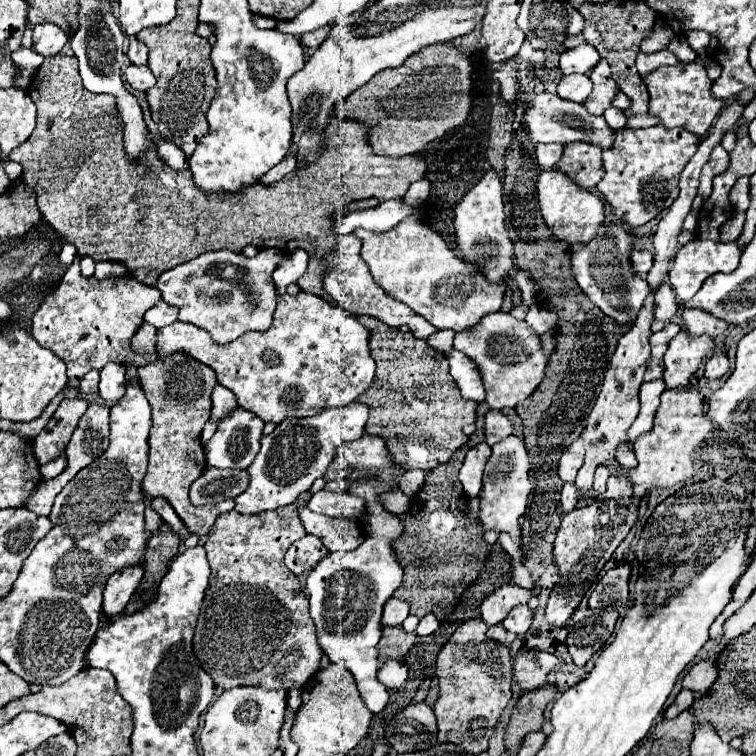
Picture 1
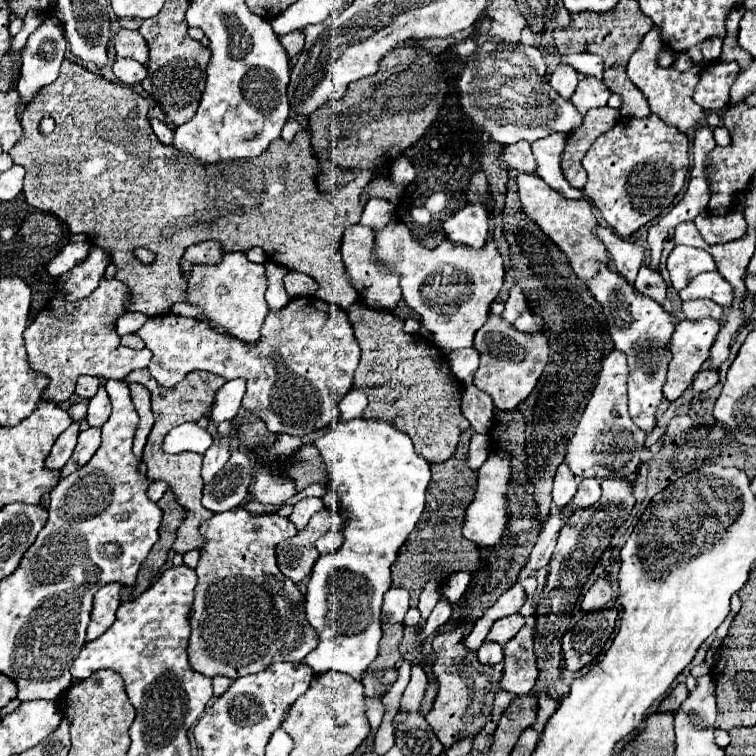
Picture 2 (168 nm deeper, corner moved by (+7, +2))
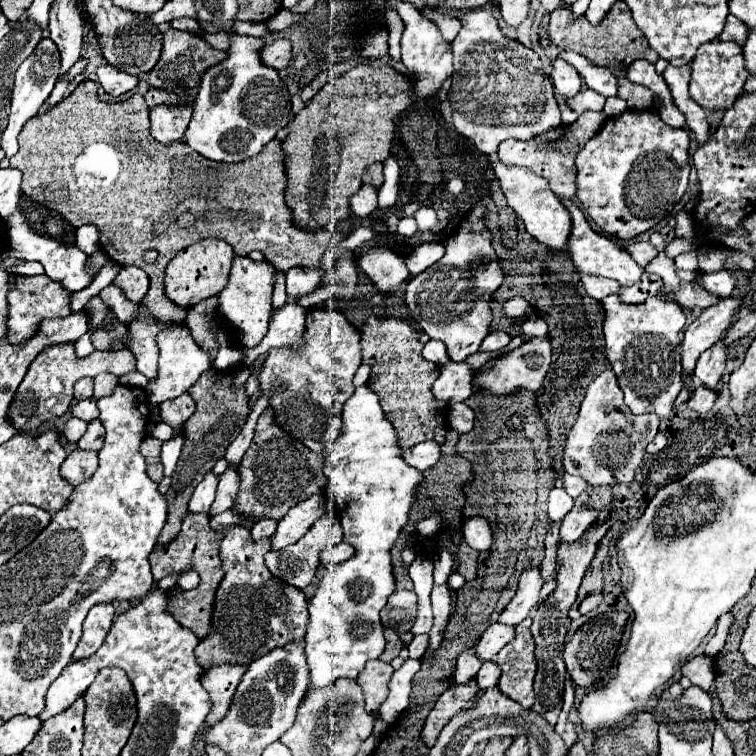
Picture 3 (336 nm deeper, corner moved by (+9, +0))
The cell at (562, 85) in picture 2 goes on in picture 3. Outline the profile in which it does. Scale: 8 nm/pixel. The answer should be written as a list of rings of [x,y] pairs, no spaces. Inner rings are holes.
[[[556,59],[552,67],[554,67],[554,71],[552,71],[550,77],[552,77],[556,93],[560,93],[564,97],[576,95],[582,87],[582,79],[576,73],[576,69],[572,65],[568,65],[566,61],[562,61],[562,59]]]

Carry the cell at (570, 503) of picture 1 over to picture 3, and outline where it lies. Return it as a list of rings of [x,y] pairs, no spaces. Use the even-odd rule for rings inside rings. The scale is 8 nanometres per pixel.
[[[528,567],[518,581],[518,589],[516,595],[512,597],[512,601],[504,607],[504,611],[500,613],[498,621],[506,623],[506,625],[518,625],[522,623],[528,613],[532,611],[532,607],[536,607],[538,603],[538,593],[542,587],[542,575],[540,575],[540,567]]]

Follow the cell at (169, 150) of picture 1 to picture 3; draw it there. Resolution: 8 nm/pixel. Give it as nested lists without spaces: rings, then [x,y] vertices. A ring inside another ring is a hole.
[[[154,107],[150,109],[150,133],[162,145],[182,141],[184,129],[188,127],[192,107]]]

